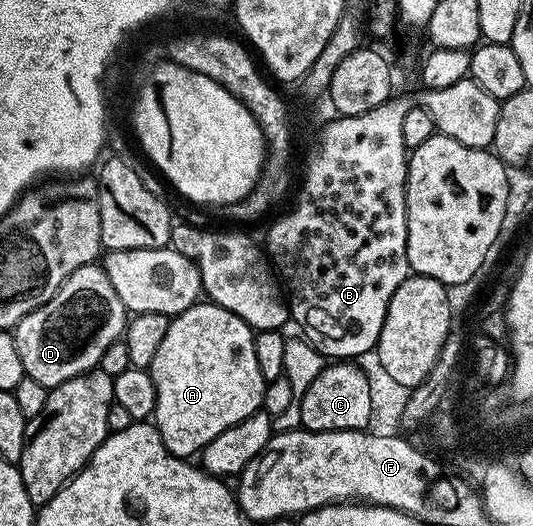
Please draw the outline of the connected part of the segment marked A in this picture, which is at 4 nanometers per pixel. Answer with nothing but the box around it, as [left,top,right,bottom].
[149,300,267,459]

